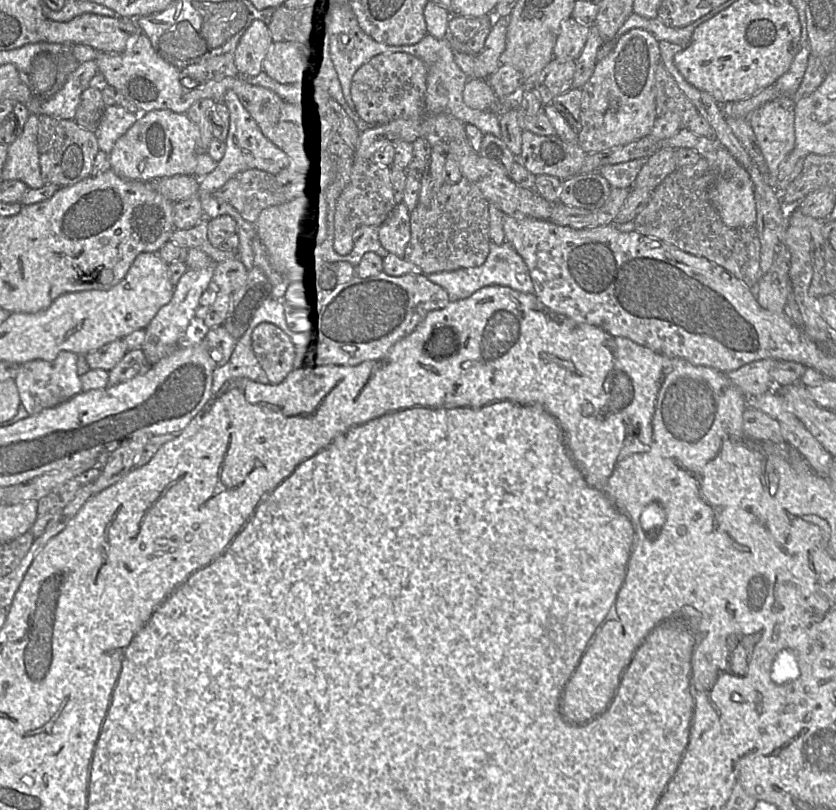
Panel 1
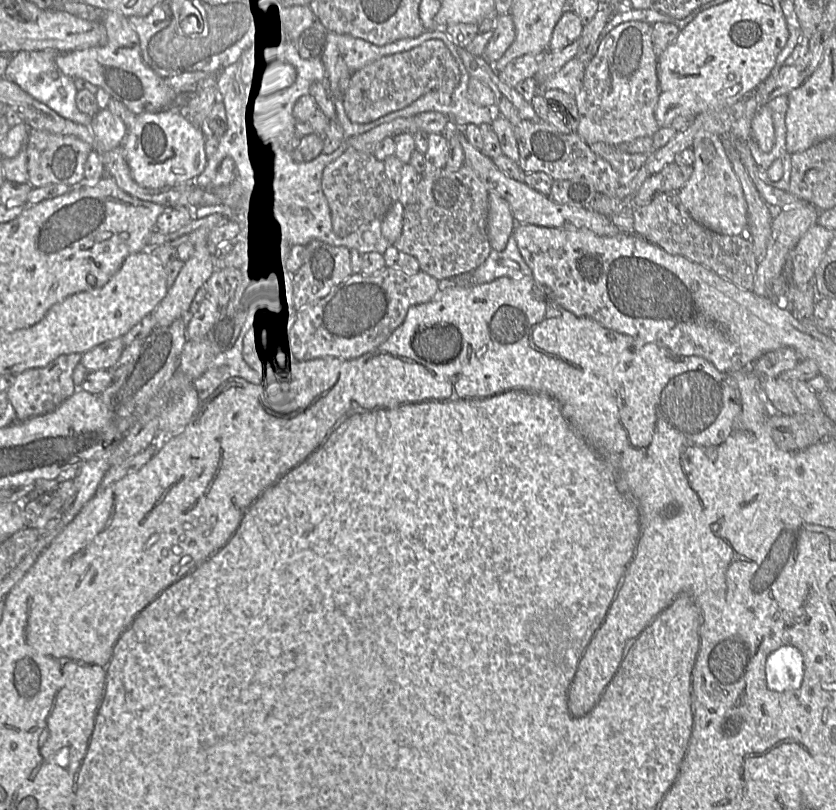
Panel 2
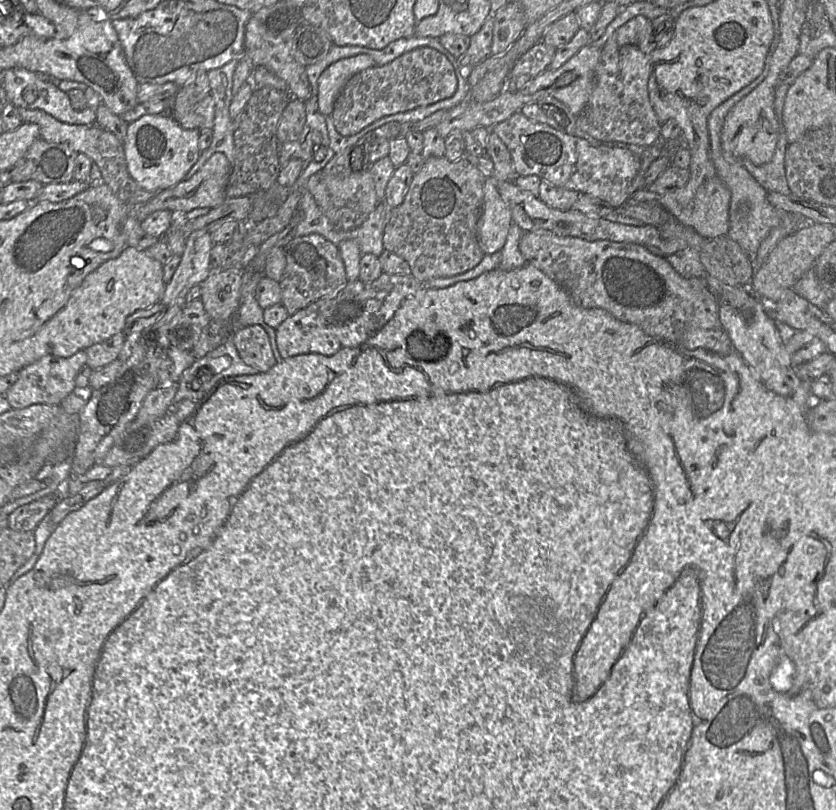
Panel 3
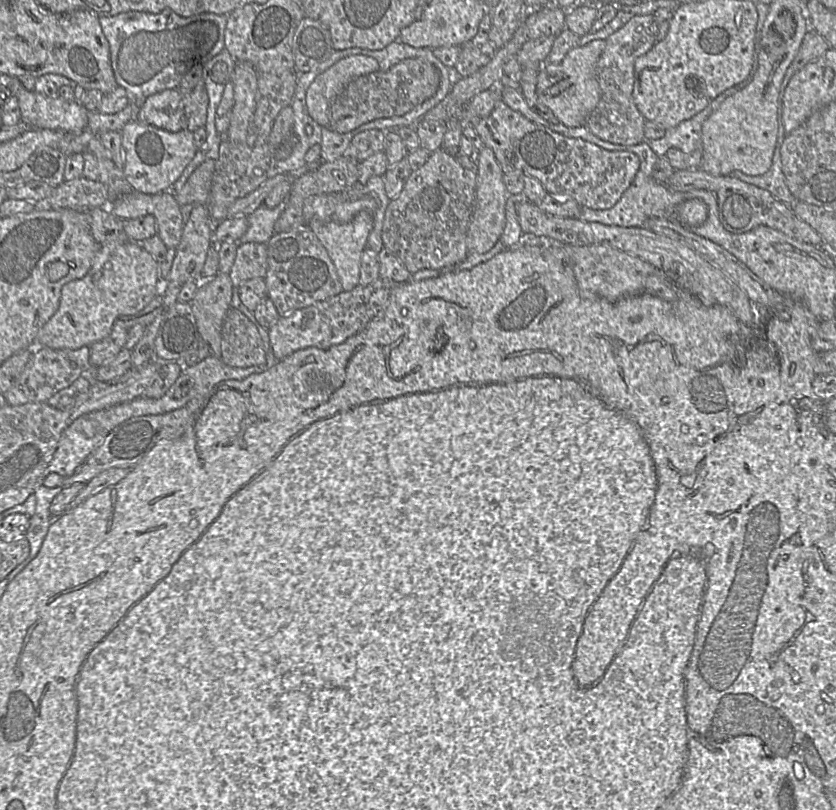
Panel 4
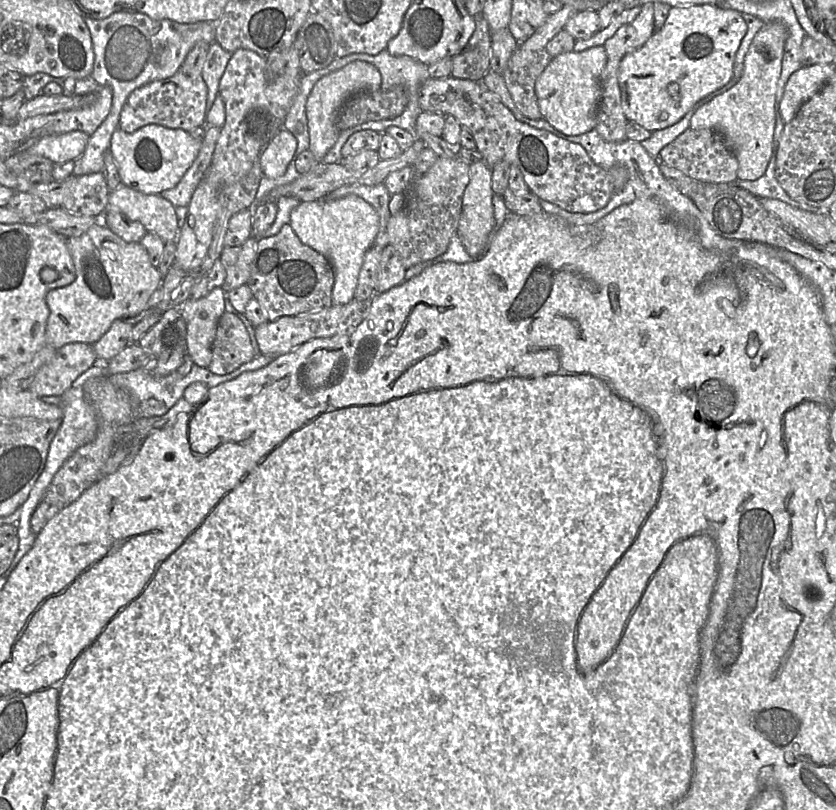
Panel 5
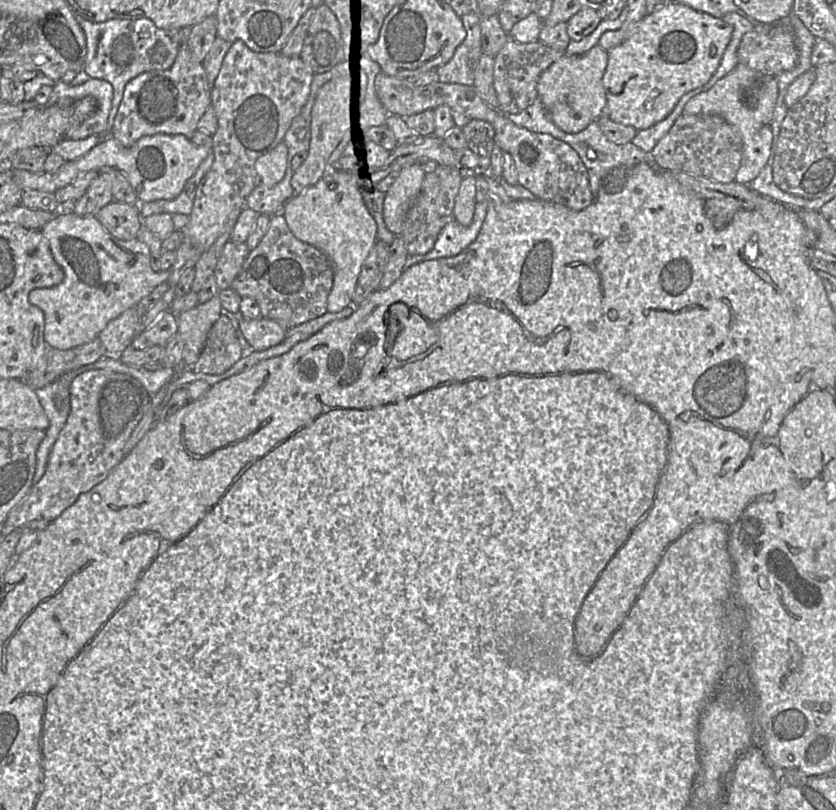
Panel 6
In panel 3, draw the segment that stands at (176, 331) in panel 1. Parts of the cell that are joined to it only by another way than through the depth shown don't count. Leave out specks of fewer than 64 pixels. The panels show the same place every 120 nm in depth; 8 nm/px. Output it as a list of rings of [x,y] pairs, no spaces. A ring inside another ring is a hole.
[[[196,230],[188,236],[181,261],[172,279],[165,285],[164,294],[160,301],[161,303],[165,306],[170,306],[177,299],[185,299],[187,293],[193,286],[201,285],[208,278],[210,273],[214,271],[211,259],[213,245],[214,243],[209,231]]]

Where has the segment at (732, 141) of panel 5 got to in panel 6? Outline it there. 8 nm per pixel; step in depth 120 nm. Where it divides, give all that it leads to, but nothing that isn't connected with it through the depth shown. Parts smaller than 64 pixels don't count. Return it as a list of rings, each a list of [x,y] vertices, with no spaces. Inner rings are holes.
[[[737,64],[730,73],[718,80],[711,88],[690,98],[683,110],[686,115],[719,116],[737,128],[742,138],[743,149],[741,164],[734,181],[744,185],[759,175],[766,165],[771,151],[771,126],[758,122],[754,117],[753,110],[746,102],[747,92],[758,84],[761,77],[763,75],[756,70]]]

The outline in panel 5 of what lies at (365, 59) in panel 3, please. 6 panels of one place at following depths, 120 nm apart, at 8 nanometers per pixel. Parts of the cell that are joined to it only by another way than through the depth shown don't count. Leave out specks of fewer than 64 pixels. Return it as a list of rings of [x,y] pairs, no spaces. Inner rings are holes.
[[[356,60],[333,71],[313,86],[306,101],[306,116],[309,130],[309,150],[314,157],[314,164],[322,162],[328,150],[336,143],[340,130],[336,121],[343,104],[353,95],[360,92],[373,92],[380,89],[381,75],[378,69],[370,63]]]

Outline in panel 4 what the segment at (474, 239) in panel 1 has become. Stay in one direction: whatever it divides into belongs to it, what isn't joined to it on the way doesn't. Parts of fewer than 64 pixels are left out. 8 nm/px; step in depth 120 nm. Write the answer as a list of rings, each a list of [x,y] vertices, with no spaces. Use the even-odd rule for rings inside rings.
[[[443,148],[430,153],[425,164],[411,173],[398,197],[390,200],[381,231],[383,247],[396,256],[410,274],[463,262],[468,255],[466,234],[474,206],[475,185],[476,174],[462,167],[451,153]]]

